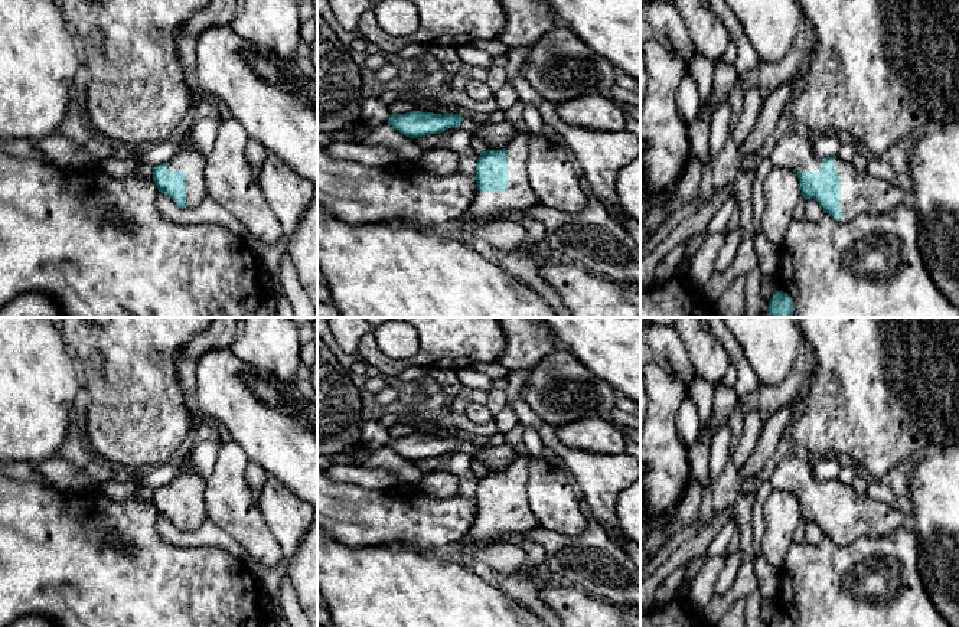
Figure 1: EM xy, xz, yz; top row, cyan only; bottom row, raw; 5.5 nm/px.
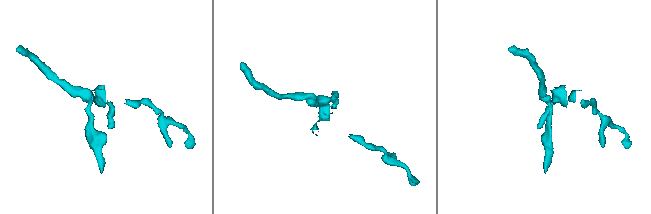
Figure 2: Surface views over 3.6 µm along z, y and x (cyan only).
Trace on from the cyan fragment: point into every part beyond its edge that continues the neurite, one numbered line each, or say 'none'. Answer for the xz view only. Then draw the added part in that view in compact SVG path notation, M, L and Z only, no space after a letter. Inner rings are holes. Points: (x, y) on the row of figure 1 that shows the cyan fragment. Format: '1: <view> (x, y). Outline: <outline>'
1: xz (519, 196). Outline: M518 131L511 143L503 147L508 150L508 189L503 192L476 192L467 212L476 226L486 226L486 216L500 221L498 216L503 212L522 212L528 215L528 209L539 205L539 199L528 183L528 156L529 156L529 133Z

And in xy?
1: xy (189, 160). Outline: M190 146L182 147L169 161L172 172L186 173L186 208L198 208L206 197L205 156Z

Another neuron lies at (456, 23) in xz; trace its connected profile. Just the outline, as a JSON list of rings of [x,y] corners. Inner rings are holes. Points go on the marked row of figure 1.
[[[369,0],[356,35],[375,50],[398,55],[411,43],[463,48],[476,39],[499,37],[506,23],[500,0],[408,0],[418,9],[420,26],[410,36],[391,36],[379,25],[374,7],[384,0]]]

